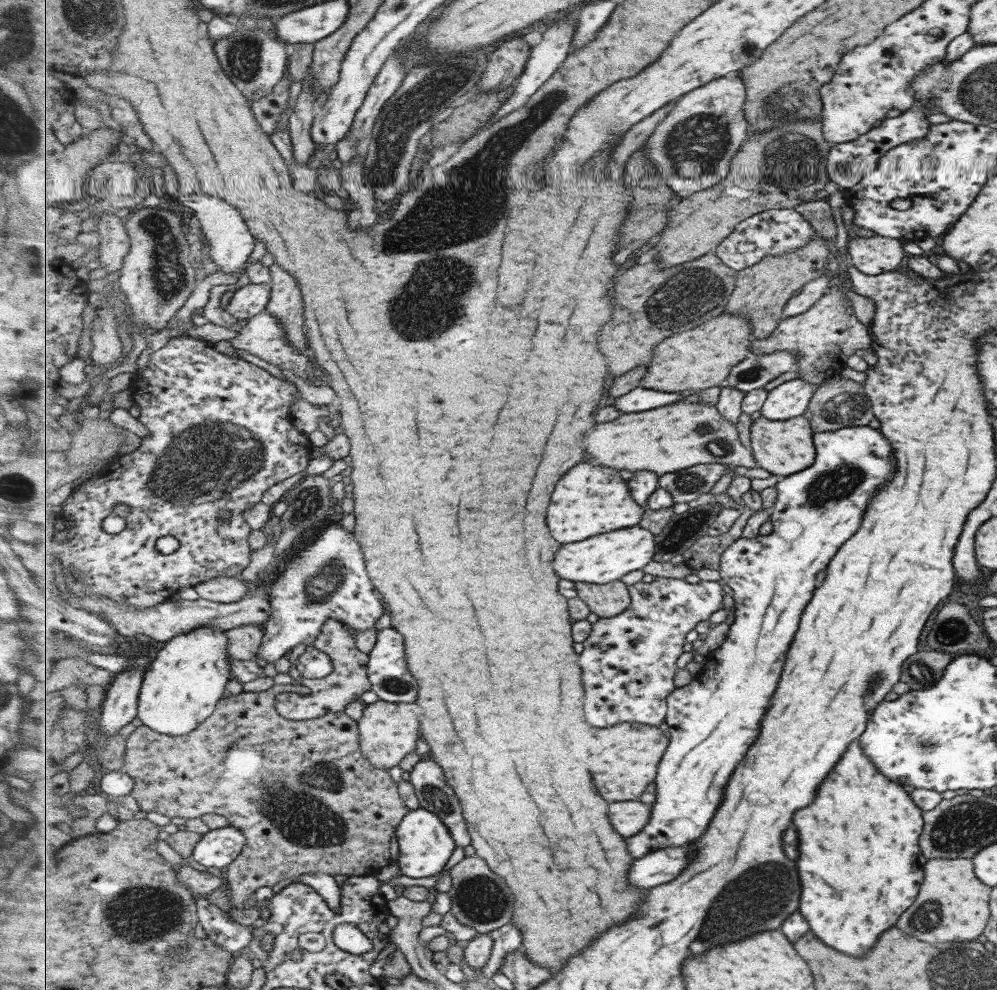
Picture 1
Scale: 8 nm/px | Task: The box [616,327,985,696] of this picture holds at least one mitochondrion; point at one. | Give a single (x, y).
(828, 489)

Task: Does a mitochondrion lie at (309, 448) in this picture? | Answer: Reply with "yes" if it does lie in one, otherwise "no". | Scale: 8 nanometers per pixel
no

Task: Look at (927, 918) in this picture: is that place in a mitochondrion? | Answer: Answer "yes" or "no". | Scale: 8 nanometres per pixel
yes

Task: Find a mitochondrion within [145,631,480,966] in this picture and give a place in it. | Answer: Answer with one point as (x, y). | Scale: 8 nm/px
(297, 812)

